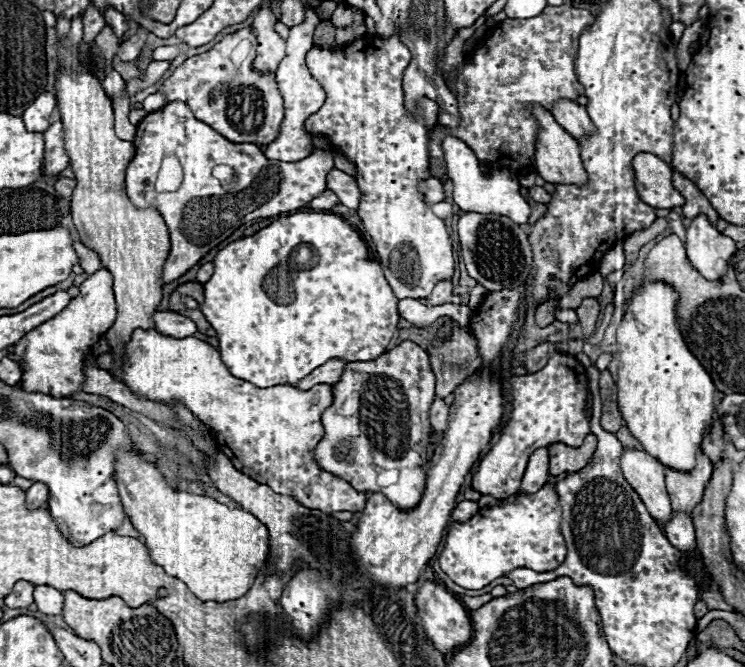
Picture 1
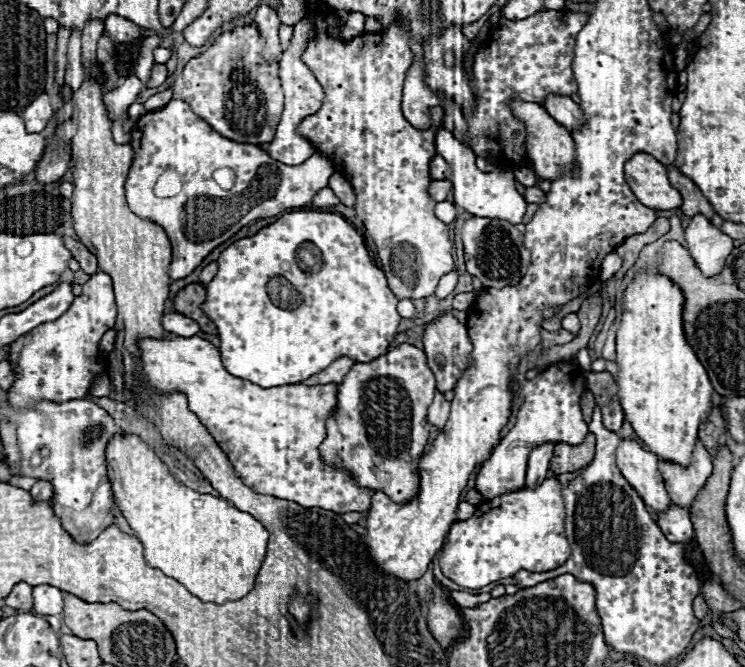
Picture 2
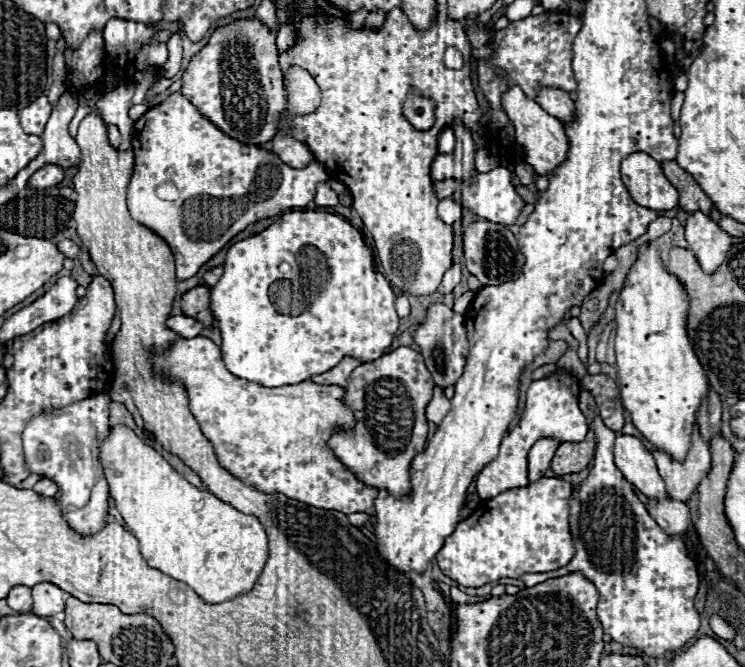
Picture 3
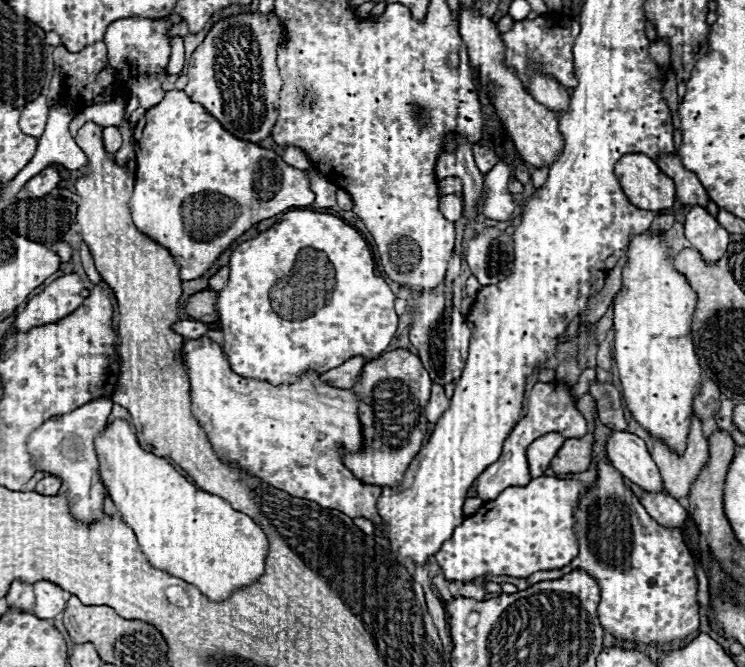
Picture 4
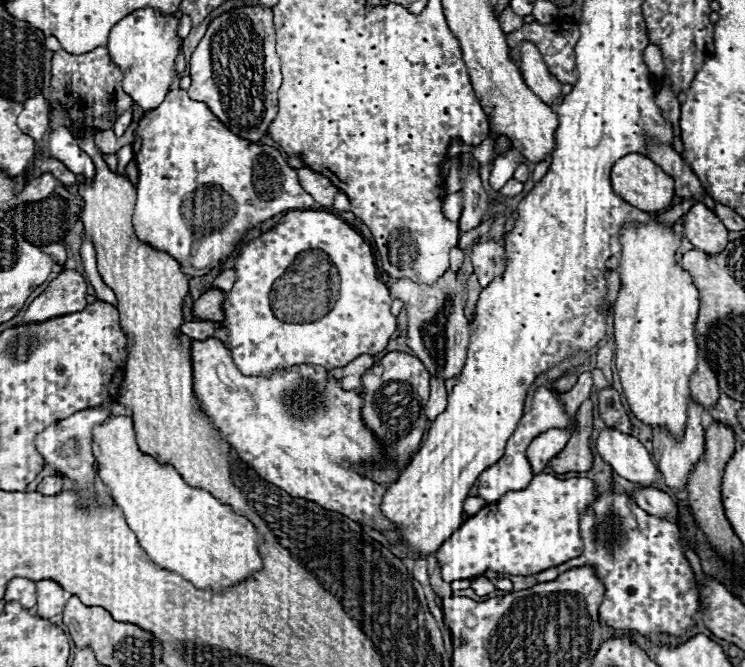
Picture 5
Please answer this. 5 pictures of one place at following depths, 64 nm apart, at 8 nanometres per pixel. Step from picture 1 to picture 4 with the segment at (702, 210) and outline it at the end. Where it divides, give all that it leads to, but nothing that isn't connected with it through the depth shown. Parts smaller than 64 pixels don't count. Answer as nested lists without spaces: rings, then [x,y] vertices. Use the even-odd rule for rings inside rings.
[[[676,154],[672,156],[660,156],[656,160],[656,164],[660,166],[660,170],[670,176],[676,184],[676,198],[686,204],[686,206],[702,206],[706,208],[710,198],[704,190],[704,186],[700,184],[700,180],[696,178],[696,174],[692,174],[690,170],[686,170],[680,164],[680,158]]]

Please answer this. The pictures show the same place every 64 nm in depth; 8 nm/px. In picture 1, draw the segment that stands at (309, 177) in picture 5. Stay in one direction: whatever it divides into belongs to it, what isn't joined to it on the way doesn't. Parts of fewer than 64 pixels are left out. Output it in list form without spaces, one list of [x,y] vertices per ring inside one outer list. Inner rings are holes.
[[[324,190],[320,196],[316,196],[316,198],[308,204],[308,208],[312,208],[312,210],[330,210],[330,208],[336,206],[336,204],[338,204],[336,194],[332,194],[330,190]]]

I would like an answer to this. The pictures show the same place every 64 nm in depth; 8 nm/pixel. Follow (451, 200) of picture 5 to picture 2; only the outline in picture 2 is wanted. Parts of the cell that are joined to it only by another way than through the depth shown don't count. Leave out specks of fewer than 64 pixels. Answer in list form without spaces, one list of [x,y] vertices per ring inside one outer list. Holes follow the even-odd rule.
[[[438,202],[436,204],[436,208],[434,208],[434,212],[436,212],[436,216],[442,220],[442,222],[446,222],[446,224],[450,224],[450,222],[454,222],[454,218],[458,216],[458,210],[456,210],[456,206],[452,204],[452,202]]]

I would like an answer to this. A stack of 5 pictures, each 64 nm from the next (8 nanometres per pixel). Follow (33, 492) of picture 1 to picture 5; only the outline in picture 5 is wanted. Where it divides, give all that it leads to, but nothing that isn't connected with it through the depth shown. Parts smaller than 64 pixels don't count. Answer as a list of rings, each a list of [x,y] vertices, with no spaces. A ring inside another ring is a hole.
[[[48,476],[48,478],[44,478],[42,484],[40,484],[40,492],[42,492],[44,496],[54,496],[54,494],[58,494],[60,490],[62,490],[62,478],[60,478],[60,476]]]

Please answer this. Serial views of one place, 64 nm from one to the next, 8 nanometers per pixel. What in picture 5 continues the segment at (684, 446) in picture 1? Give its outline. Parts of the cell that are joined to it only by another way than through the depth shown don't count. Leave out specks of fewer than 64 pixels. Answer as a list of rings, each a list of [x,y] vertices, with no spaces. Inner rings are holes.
[[[656,214],[648,226],[624,226],[620,232],[622,258],[618,264],[622,288],[614,302],[616,368],[632,414],[650,428],[664,428],[676,440],[686,432],[690,378],[696,372],[694,322],[700,292],[688,272],[676,264],[678,234],[660,224]]]

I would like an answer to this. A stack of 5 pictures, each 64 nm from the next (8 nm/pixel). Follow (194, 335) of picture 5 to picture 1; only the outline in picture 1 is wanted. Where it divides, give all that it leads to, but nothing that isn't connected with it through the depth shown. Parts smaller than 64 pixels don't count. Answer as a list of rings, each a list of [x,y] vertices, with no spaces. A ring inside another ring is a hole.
[[[154,312],[152,320],[156,324],[156,330],[164,336],[186,338],[196,332],[196,324],[176,312]]]

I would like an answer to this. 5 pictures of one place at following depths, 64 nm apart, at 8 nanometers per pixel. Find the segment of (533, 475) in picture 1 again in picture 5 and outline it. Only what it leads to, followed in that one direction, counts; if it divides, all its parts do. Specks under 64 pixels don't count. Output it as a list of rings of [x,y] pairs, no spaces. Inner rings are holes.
[[[552,428],[540,434],[538,438],[534,438],[532,444],[528,446],[528,460],[532,472],[540,474],[548,466],[548,462],[566,446],[568,438],[570,438],[570,430],[560,430],[560,428]]]

